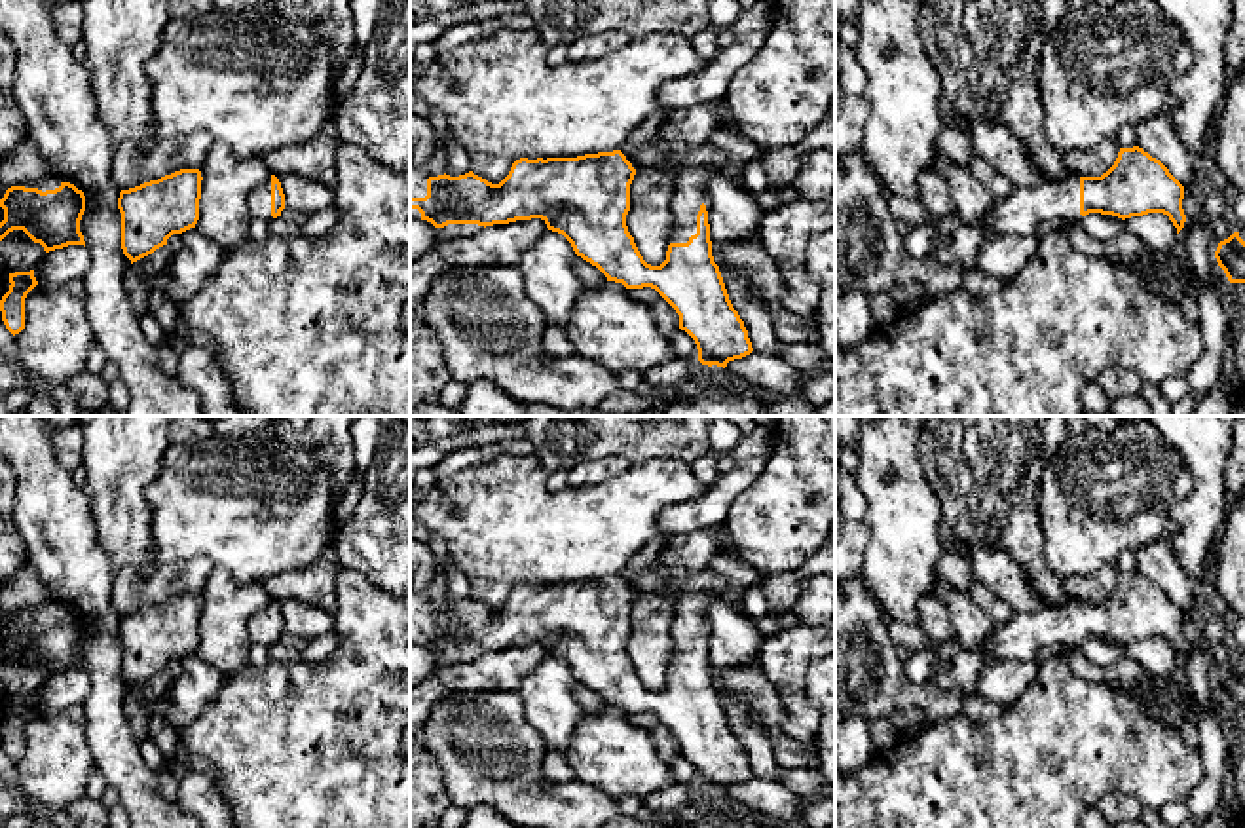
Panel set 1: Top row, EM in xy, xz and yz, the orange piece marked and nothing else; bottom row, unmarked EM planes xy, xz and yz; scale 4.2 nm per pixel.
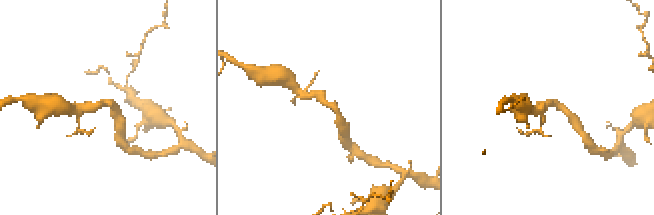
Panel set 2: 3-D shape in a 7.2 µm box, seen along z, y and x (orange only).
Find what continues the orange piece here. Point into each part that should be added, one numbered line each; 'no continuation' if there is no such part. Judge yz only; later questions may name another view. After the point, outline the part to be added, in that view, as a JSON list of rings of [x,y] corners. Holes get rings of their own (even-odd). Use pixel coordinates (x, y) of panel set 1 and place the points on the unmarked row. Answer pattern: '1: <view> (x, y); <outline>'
1: yz (1023, 637); [[[1080,600],[1032,613],[1013,613],[1006,623],[996,625],[976,651],[962,648],[953,661],[936,667],[928,686],[938,691],[970,693],[987,665],[1025,663],[1040,651],[1078,648],[1080,644]]]

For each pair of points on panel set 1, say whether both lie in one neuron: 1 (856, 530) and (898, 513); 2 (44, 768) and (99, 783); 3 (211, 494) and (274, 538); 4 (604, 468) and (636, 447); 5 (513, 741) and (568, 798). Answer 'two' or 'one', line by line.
1: two
2: two
3: one
4: two
5: one

